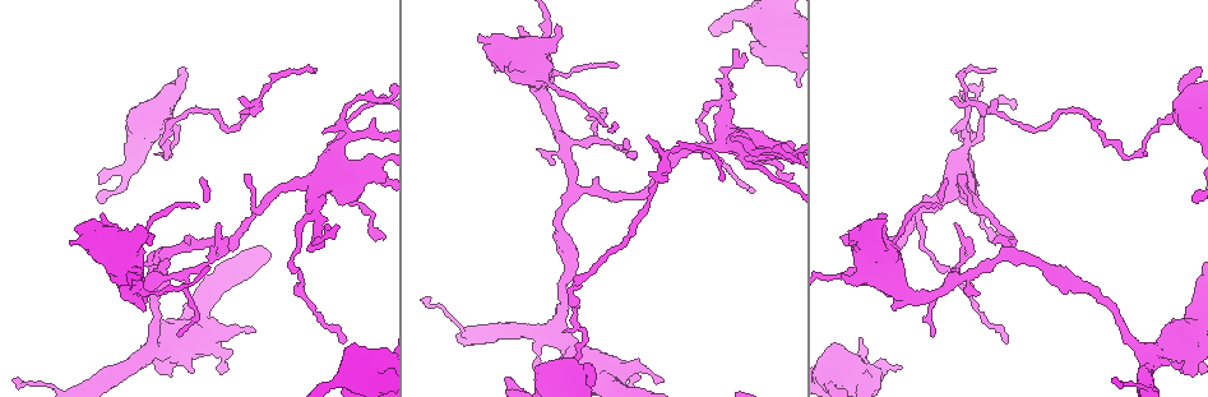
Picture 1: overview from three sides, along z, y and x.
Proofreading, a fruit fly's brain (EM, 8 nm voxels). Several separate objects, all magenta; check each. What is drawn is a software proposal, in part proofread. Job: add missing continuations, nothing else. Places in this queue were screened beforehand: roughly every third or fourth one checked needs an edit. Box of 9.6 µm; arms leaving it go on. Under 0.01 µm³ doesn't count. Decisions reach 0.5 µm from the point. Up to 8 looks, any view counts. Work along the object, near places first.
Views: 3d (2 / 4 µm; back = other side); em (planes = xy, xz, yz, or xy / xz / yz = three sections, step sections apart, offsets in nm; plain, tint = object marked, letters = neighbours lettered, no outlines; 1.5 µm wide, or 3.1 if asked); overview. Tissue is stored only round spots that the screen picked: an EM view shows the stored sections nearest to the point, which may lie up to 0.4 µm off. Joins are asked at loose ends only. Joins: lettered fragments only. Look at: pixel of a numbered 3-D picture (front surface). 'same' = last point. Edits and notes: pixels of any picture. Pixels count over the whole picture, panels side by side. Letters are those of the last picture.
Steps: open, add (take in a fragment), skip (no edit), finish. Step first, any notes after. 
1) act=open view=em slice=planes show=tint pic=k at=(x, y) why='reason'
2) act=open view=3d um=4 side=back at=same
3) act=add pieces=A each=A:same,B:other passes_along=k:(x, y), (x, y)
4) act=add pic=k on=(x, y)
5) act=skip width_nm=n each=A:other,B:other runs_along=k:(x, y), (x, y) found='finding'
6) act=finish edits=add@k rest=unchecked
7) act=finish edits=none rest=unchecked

act=open view=em slice=planes show=letters pic=1 at=(427, 298) why='end of a long branch'

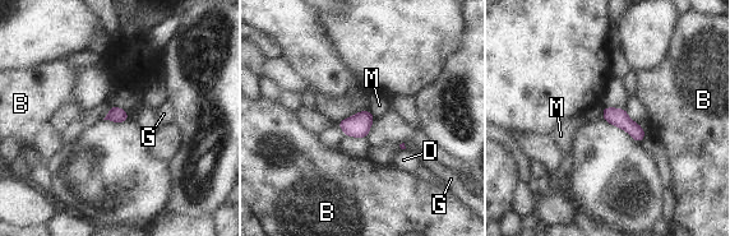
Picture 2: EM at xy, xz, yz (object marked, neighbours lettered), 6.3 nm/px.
act=skip width_nm=100 each=B:other,D:other,G:other,M:other border=2:(368, 110), (375, 118) found='none of them fits'

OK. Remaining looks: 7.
act=open view=em slice=planes show=letters pic=1 at=(940, 205) why='thin end'

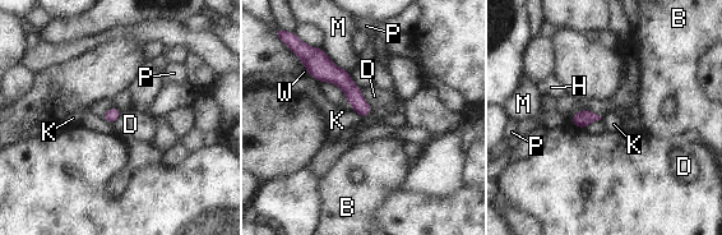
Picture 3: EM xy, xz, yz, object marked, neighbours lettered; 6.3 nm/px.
act=skip longest_contact=M:220nm each=B:other,D:other,H:other,K:other,M:other,P:other,W:other border=3:(308, 74), (319, 81) found='no lettered fragment goes on from it'

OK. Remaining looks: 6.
act=open view=em slice=planes show=letters pic=1 at=(242, 99) why='free end'

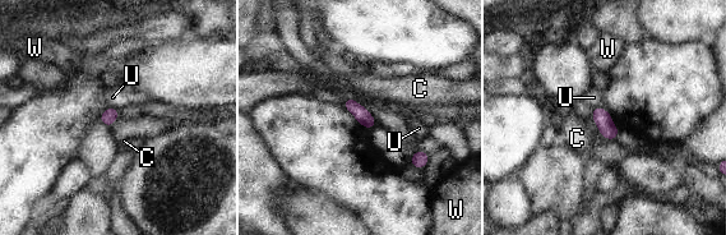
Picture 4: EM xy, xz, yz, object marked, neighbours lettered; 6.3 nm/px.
act=skip longest_contact=U:60nm each=C:other,U:other,W:other found='no lettered fragment goes on from it'

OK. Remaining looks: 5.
act=open view=em slice=xy step=4 show=letters pic=1 at=(1007, 344) why='thin end'

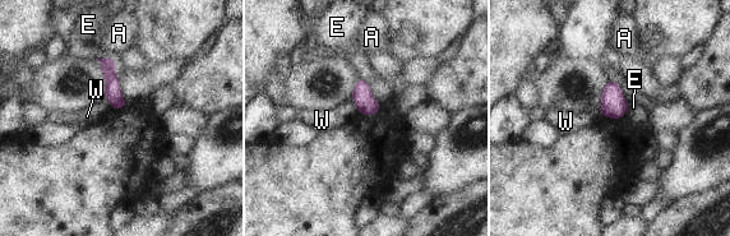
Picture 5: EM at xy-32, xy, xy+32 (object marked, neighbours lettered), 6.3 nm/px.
act=skip width_nm=90 each=A:other,E:other,W:other found='no lettered fragment goes on from it'

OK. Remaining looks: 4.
act=finish edits=none rest=unchecked

